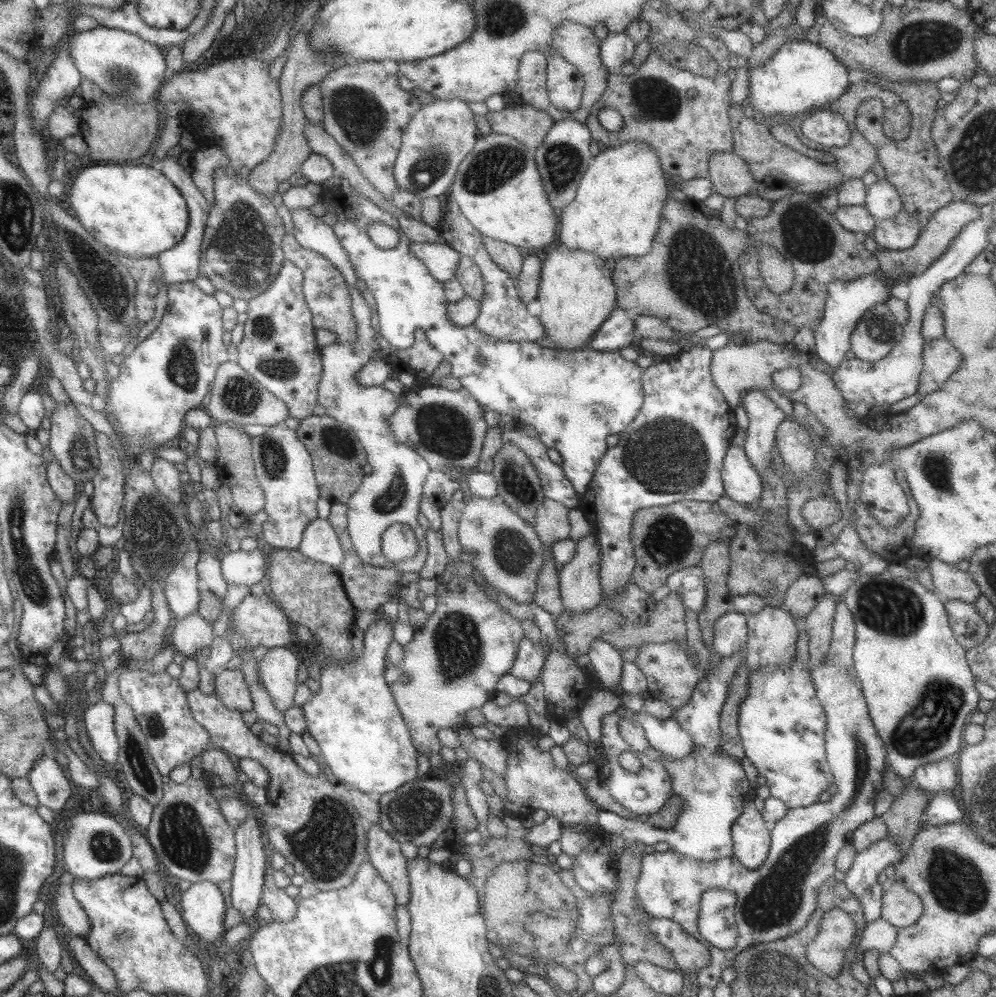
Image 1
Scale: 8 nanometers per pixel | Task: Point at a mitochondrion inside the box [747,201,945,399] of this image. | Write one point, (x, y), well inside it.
(881, 328)

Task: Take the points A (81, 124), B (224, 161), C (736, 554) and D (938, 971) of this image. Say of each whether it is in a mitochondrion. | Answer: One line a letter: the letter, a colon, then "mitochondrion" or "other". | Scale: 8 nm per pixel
A: other
B: other
C: other
D: other

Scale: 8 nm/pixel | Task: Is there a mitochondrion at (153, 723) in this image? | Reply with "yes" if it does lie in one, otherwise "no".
yes

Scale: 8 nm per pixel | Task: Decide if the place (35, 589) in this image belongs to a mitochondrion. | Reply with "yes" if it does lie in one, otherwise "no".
yes

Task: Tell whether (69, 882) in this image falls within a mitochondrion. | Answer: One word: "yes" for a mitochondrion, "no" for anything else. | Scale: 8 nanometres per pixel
no

